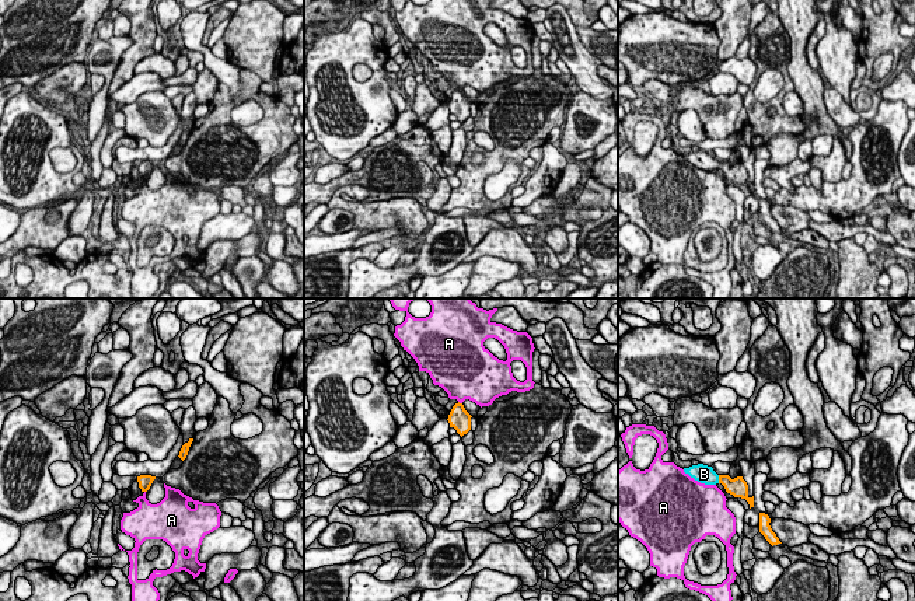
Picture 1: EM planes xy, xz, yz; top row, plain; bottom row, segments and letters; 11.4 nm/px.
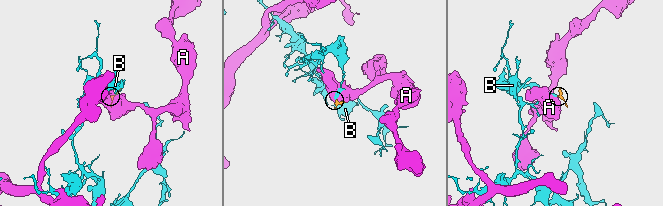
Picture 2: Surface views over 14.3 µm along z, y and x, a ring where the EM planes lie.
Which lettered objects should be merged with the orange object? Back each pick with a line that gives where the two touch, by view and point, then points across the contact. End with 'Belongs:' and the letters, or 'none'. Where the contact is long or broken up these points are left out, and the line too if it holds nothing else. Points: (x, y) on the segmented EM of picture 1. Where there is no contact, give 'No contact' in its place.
B: Touches orange at yz (719, 479). Path across: yz (737, 486), (719, 479), (704, 474)
Belongs: B

